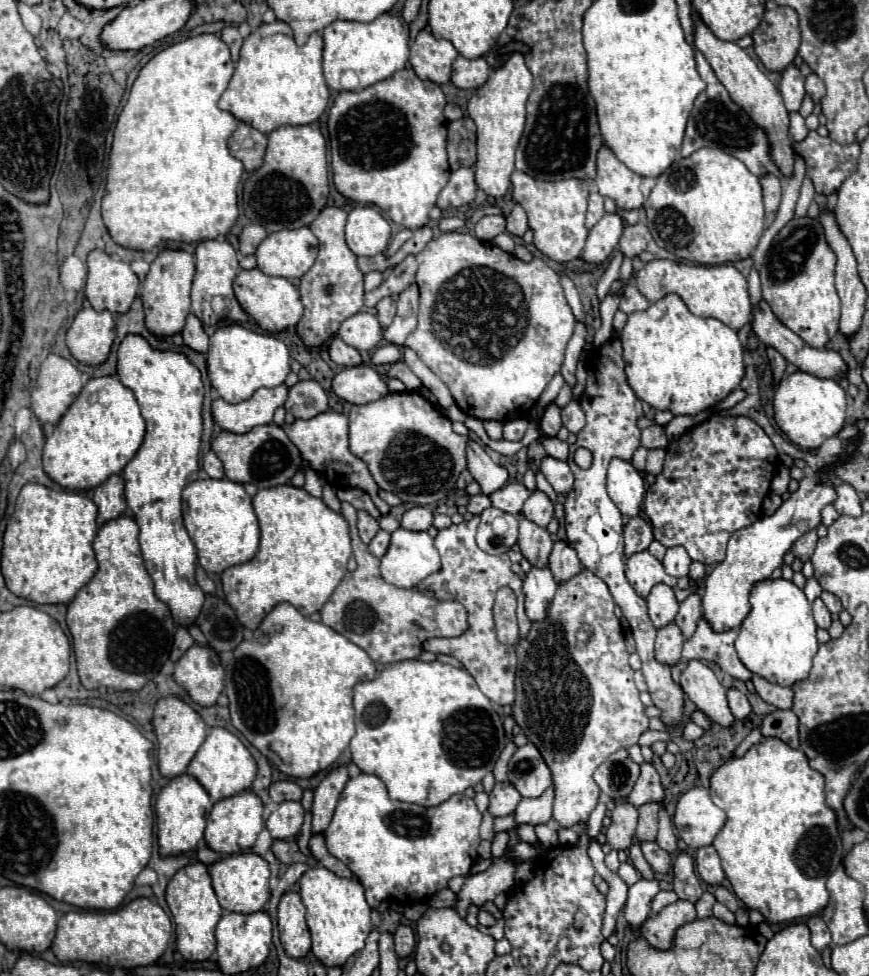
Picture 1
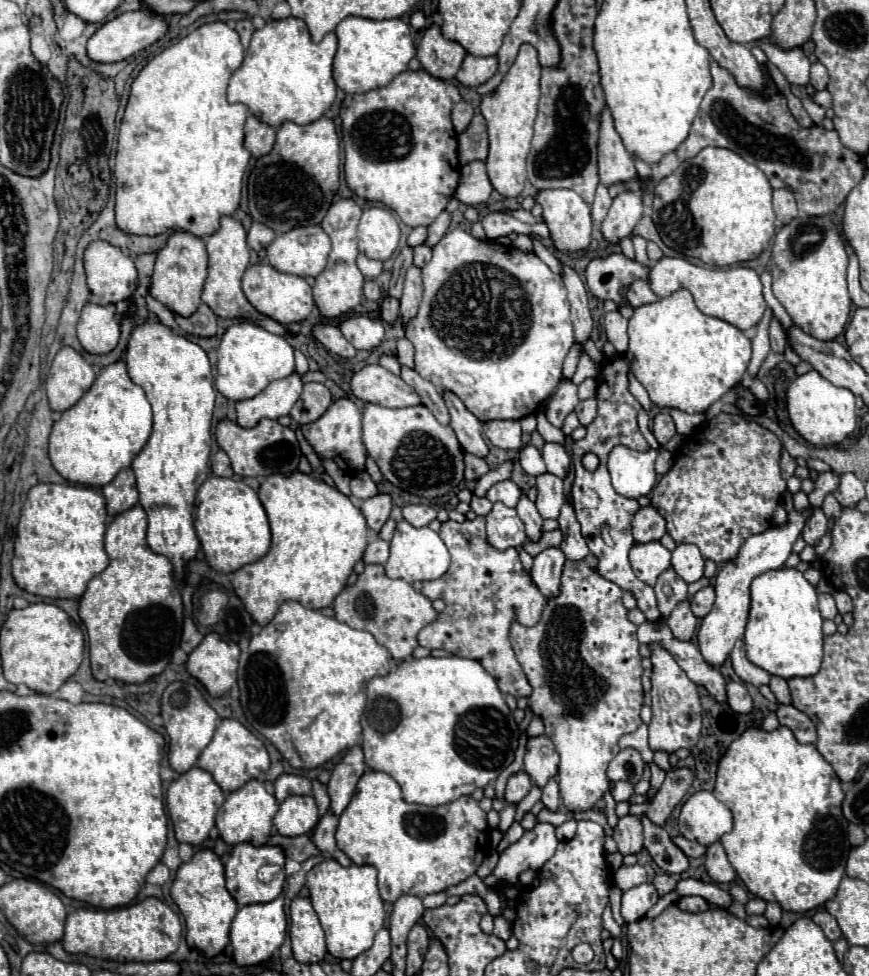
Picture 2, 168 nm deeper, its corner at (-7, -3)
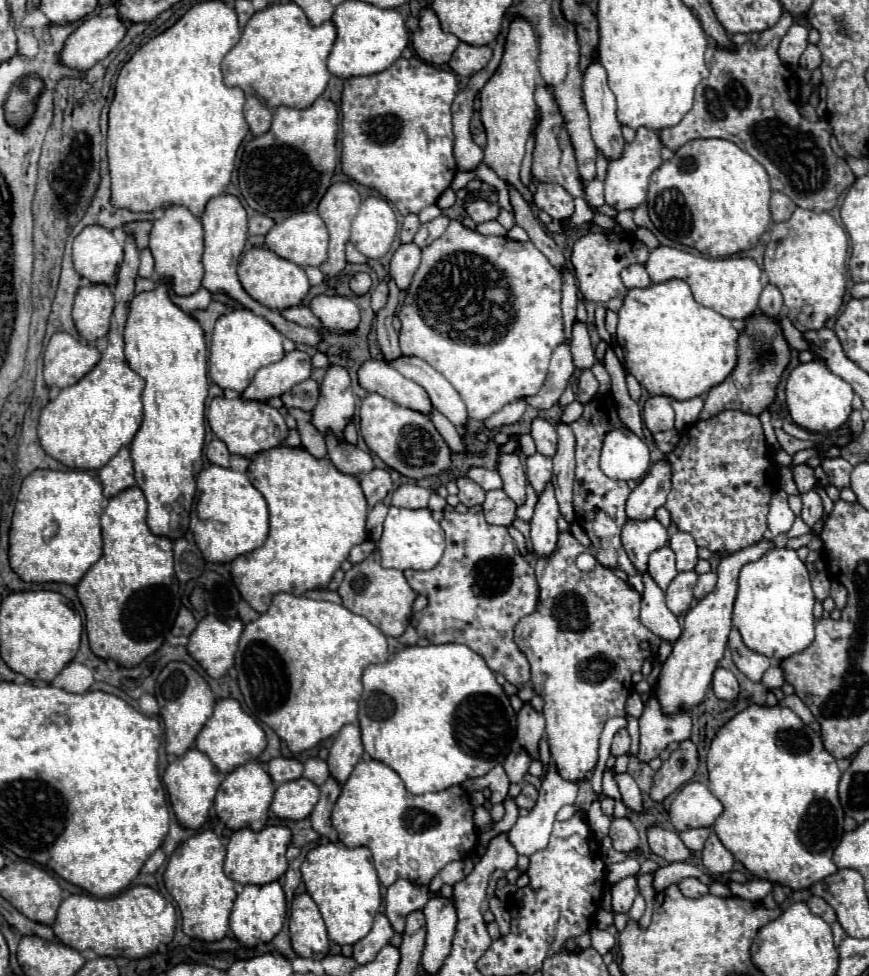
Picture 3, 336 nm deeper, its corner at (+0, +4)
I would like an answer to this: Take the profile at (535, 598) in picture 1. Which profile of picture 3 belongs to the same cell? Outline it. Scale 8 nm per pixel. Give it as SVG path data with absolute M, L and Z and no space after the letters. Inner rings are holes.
M547 483L545 489L539 493L537 505L535 505L535 513L533 519L529 521L531 525L531 547L533 553L539 555L549 555L555 545L557 545L557 519L559 519L559 505L553 493L553 485Z

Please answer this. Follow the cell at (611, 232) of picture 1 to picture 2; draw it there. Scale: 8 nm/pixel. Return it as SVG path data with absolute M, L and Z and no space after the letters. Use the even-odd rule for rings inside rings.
M638 178L634 182L626 182L628 192L618 194L606 220L600 224L600 232L608 244L618 244L622 238L628 238L642 218L642 190Z

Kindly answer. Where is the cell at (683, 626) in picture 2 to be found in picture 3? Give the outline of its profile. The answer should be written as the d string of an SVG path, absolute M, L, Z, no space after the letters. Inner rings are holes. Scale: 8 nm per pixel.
M683 571L683 573L677 573L677 577L669 583L667 587L667 607L679 615L679 613L685 613L689 607L691 607L691 601L693 601L693 587L697 583L697 573L695 571Z

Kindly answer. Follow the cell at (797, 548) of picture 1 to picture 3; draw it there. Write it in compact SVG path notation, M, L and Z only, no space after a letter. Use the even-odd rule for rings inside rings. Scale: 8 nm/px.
M809 491L807 495L801 497L803 499L803 521L813 527L821 517L823 517L823 503L821 503L821 497L817 491Z

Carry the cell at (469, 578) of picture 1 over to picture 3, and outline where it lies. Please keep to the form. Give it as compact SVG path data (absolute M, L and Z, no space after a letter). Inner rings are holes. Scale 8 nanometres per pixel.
M481 505L467 513L445 511L445 519L437 522L447 539L447 549L441 561L429 571L405 571L409 585L429 599L427 607L411 619L419 637L431 643L463 643L487 659L493 671L505 675L513 685L523 685L531 679L529 661L513 641L513 629L531 611L539 599L539 587L533 567L511 543L507 527L485 521ZM507 549L513 549L507 553Z

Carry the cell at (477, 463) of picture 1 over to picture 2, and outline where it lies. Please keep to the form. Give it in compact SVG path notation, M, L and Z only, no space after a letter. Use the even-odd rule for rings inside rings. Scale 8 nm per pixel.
M444 392L444 400L446 400L448 412L450 412L450 426L454 426L456 438L458 438L460 446L464 448L464 452L470 452L478 458L486 458L488 444L482 438L484 422L474 418L474 414L470 414L466 410L466 406L462 404L462 400L456 394Z

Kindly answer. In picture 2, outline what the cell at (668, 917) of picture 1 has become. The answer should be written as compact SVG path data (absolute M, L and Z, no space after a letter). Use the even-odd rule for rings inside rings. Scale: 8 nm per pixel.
M684 896L684 898L678 900L678 908L680 908L682 912L692 912L692 914L696 914L696 912L708 910L710 904L708 904L704 898L700 898L700 896Z

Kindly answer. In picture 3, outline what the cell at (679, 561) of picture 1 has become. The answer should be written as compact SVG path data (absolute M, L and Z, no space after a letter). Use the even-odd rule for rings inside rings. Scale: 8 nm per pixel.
M677 531L669 539L669 547L677 555L677 571L691 571L697 565L697 545L689 533Z

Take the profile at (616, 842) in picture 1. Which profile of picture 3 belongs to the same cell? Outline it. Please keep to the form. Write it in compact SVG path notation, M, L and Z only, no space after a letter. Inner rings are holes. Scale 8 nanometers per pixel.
M627 817L613 819L613 821L611 821L609 837L613 839L613 849L615 849L615 851L631 853L631 851L635 851L637 845L639 845L637 829L633 827L633 823L631 823Z

